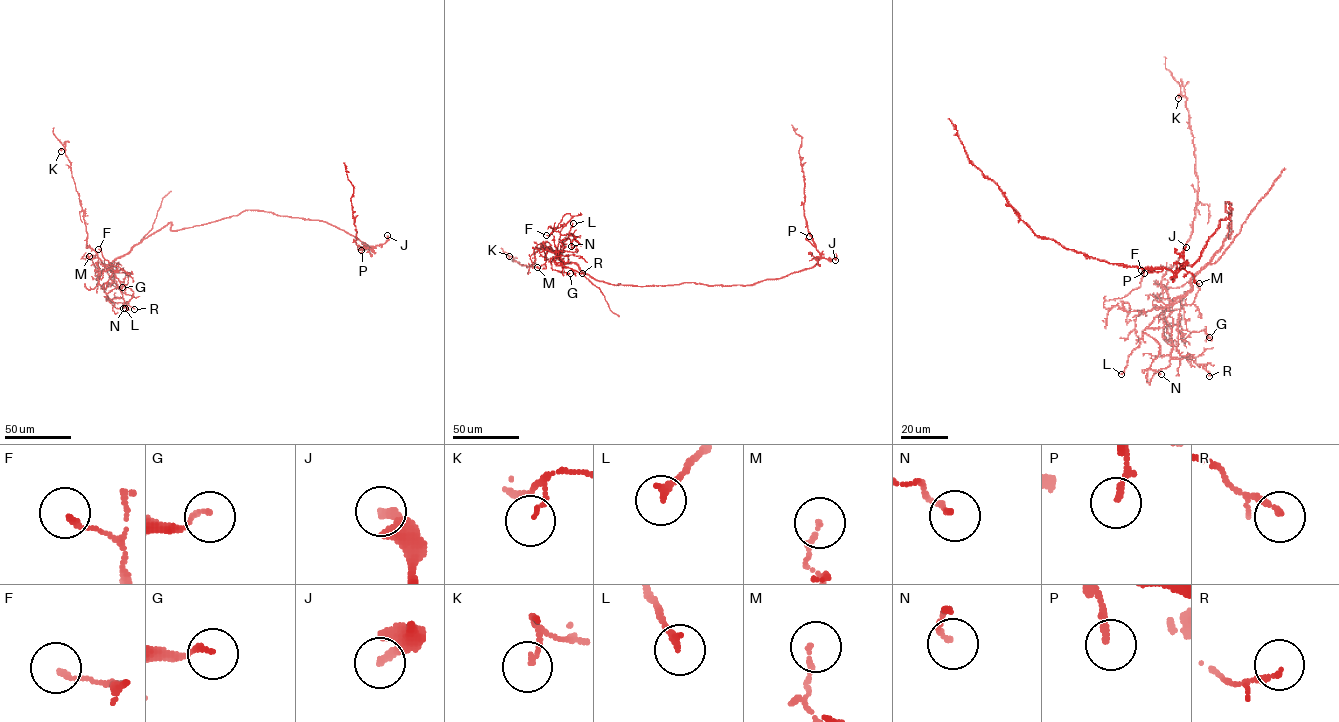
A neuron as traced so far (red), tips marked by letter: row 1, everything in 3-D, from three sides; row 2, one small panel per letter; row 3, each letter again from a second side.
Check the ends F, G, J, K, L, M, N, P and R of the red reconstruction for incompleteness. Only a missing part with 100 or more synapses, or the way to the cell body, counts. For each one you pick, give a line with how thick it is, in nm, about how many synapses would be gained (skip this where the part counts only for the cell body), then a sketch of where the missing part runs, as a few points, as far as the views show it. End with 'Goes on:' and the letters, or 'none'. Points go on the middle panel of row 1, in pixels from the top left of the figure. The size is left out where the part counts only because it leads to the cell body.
Goes on: none

